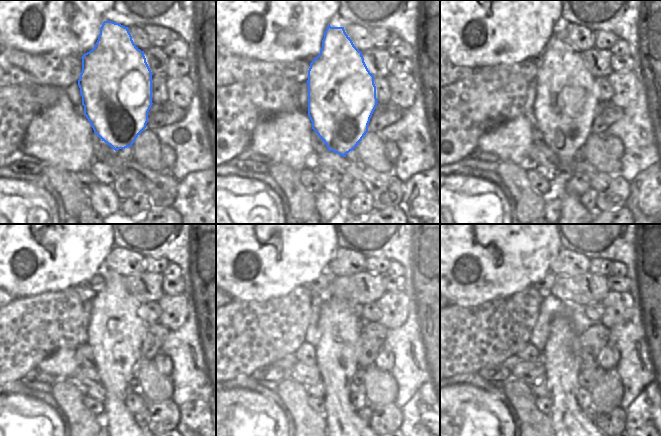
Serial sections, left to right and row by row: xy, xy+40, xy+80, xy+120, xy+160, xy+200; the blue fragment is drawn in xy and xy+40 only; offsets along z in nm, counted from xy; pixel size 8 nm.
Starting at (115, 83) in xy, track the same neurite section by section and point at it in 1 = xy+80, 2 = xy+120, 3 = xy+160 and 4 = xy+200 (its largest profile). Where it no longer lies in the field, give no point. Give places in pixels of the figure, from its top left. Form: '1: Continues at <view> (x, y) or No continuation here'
1: Continues at xy+80 (566, 99)
2: Continues at xy+120 (115, 331)
3: Continues at xy+160 (340, 322)
4: Continues at xy+200 (560, 360).

